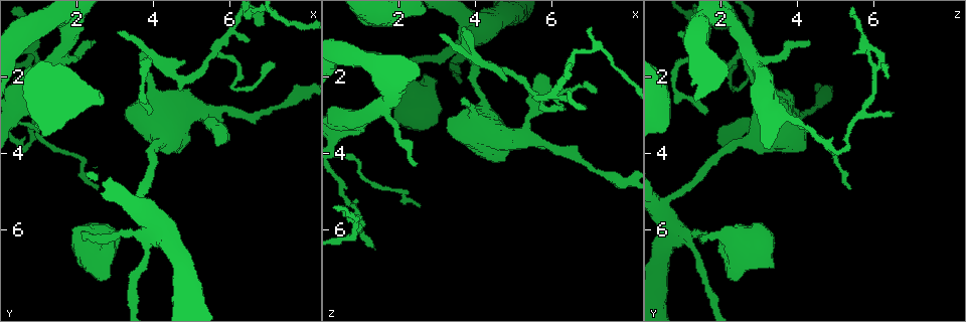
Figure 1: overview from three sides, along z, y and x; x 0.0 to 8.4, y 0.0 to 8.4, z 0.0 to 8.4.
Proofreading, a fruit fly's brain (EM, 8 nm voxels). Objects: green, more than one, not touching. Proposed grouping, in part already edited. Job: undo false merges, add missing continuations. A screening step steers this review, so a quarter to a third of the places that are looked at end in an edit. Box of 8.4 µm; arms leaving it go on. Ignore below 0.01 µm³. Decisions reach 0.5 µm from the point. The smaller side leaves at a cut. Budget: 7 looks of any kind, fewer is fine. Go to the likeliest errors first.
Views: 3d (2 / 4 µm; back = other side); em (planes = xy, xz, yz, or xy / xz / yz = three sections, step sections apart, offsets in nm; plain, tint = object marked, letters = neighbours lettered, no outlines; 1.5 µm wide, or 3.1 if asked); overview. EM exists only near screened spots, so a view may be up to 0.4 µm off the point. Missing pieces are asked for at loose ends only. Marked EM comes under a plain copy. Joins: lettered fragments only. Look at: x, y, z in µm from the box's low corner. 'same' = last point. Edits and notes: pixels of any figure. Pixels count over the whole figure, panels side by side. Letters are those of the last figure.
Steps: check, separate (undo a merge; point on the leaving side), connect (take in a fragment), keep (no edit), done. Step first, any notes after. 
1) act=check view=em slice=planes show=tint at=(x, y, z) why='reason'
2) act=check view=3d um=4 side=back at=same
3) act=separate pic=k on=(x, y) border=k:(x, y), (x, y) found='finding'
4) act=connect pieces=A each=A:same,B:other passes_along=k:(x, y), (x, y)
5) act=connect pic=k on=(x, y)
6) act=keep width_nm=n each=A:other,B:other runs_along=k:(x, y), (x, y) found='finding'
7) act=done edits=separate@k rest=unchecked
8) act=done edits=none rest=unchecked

act=check view=em slice=yz step=4 show=tint at=(3.95, 2.95, 1.65)

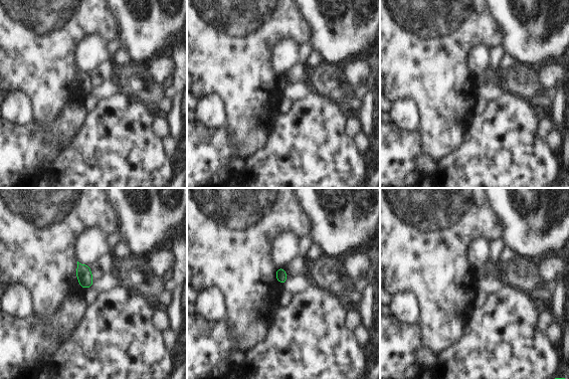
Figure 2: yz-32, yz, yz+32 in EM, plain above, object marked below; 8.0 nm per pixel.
act=check view=em slice=planes show=letters at=same why='another direction'

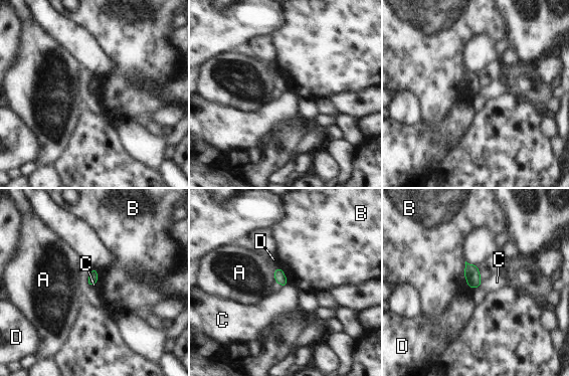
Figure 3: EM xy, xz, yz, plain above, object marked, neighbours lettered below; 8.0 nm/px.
act=keep each=A:other,B:other,C:other,D:other found='no lettered fragment goes on from it'

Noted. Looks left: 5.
act=check view=3d um=4 at=(2.90, 7.20, 2.30)

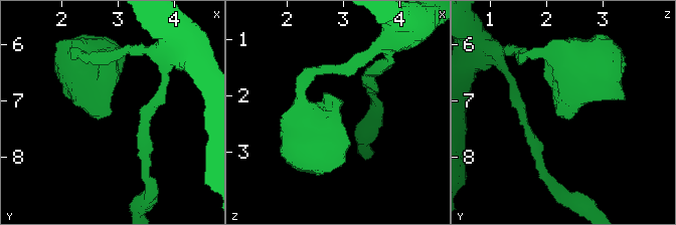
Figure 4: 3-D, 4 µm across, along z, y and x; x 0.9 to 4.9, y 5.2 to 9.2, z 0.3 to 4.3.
act=check view=em um=3.1 slice=planes show=letters at=(2.90, 7.25, 2.35)

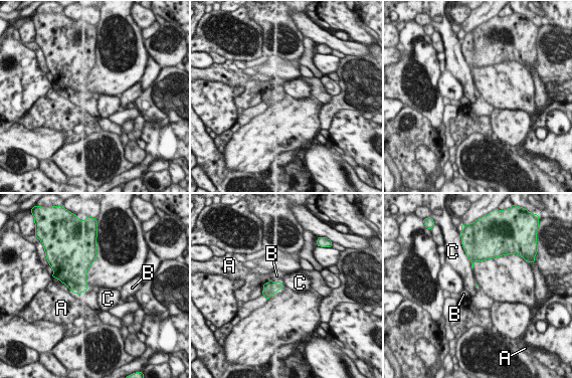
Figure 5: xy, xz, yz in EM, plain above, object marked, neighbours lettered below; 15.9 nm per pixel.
act=keep longest_contact=C:200nm each=A:other,B:other,C:other border=5:(466, 257), (470, 262), (471, 268) found='no lettered fragment goes on from it'

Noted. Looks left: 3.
act=check view=3d um=4 at=(3.70, 1.40, 2.55) why='thin end'

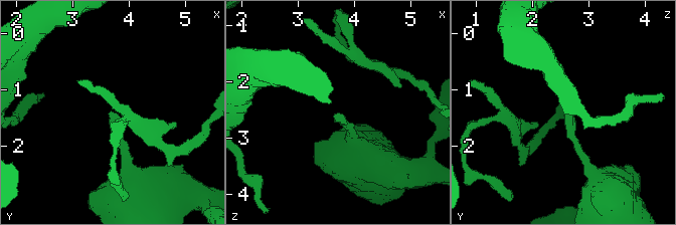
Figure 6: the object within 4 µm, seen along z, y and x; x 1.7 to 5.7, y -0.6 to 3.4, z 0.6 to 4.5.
act=check view=em slice=planes show=tint at=(3.65, 1.45, 2.55) why='shape alone is not enough'

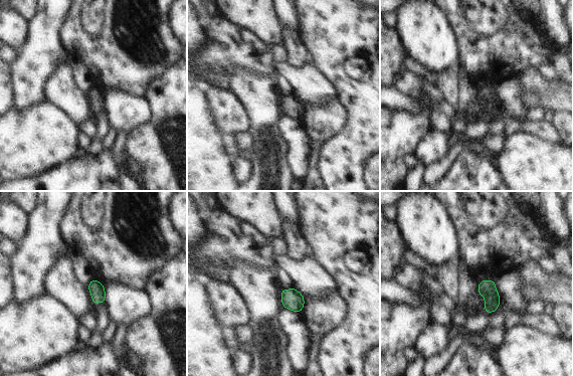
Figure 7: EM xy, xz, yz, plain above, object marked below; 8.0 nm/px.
act=check view=em slice=planes show=letters at=same

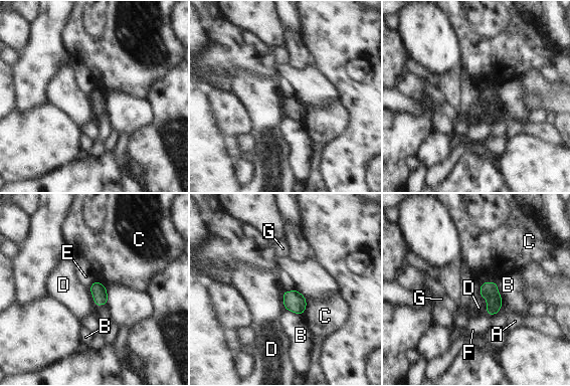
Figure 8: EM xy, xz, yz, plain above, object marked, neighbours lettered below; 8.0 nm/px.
act=keep each=A:other,B:other,C:other,D:other,E:other,F:other,G:other border=8:(481, 296), (486, 299), (487, 312) found='none of them fits'

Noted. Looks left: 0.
act=done edits=none rest=unchecked

